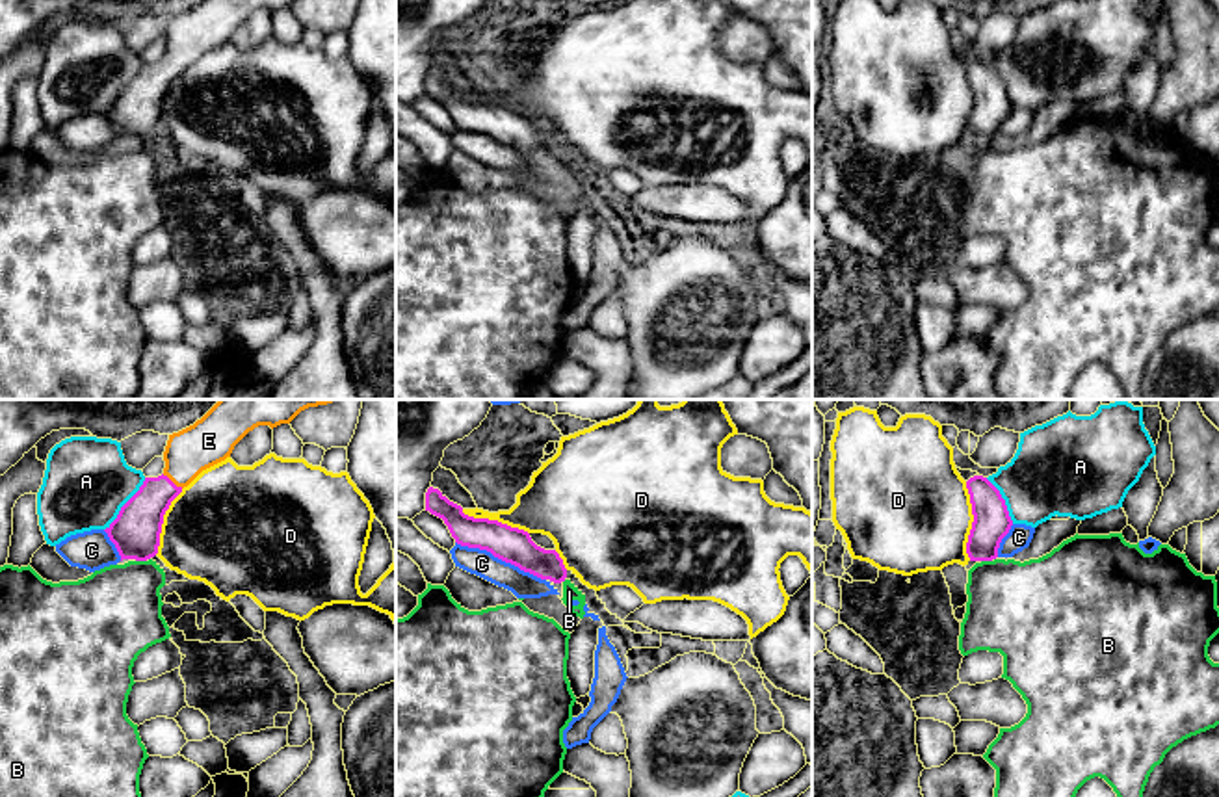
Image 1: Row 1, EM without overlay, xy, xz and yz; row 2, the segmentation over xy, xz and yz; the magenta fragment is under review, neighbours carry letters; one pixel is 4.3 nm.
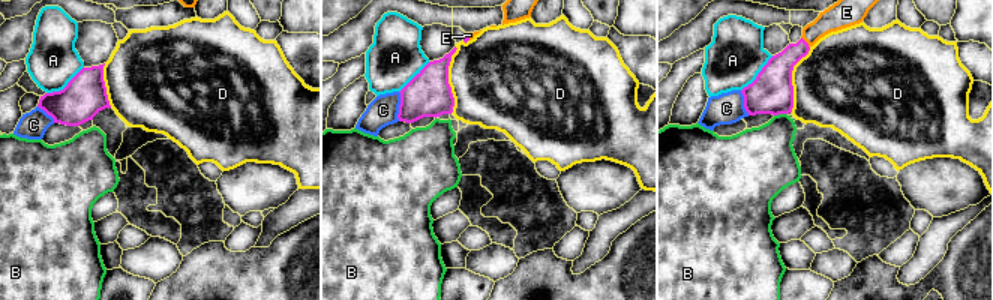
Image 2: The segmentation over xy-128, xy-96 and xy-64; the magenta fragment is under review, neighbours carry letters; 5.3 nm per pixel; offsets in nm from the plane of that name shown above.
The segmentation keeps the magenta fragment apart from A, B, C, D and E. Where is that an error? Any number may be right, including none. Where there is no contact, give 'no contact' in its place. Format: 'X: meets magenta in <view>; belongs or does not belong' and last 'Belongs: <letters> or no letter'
A: meets magenta in xy; does not belong
B: meets magenta in xy; does not belong
C: meets magenta in xz; does not belong
D: meets magenta in yz; does not belong
E: meets magenta in xy; belongs
Belongs: E

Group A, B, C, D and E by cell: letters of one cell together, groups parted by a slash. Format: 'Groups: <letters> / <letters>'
Groups: A / B / C / D / E

